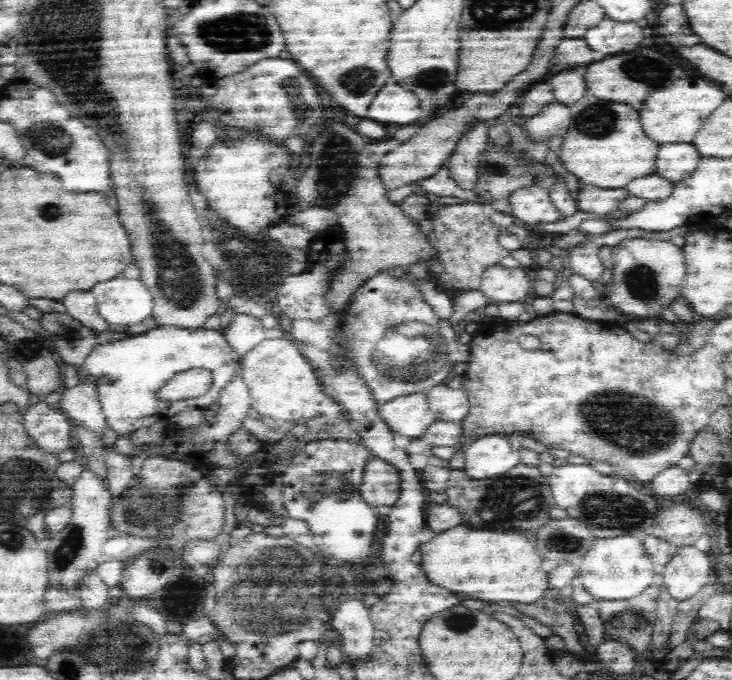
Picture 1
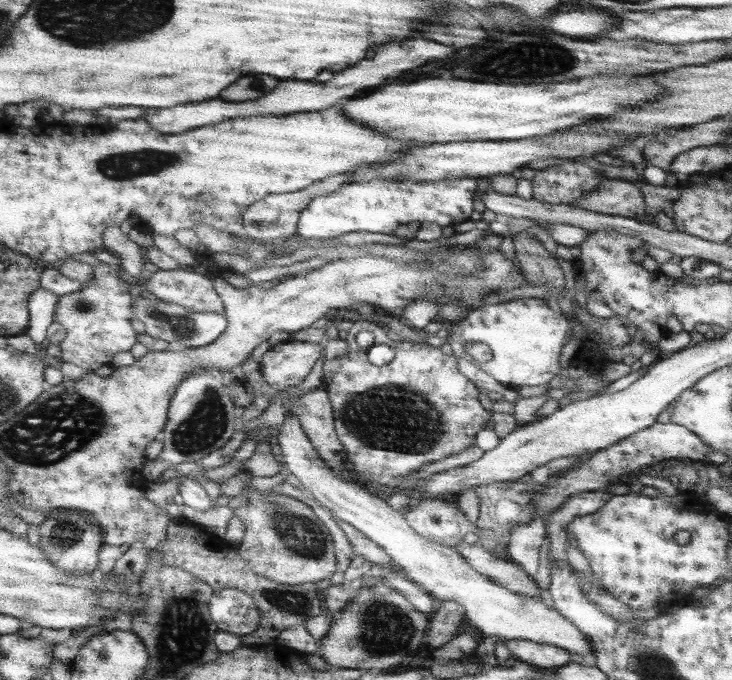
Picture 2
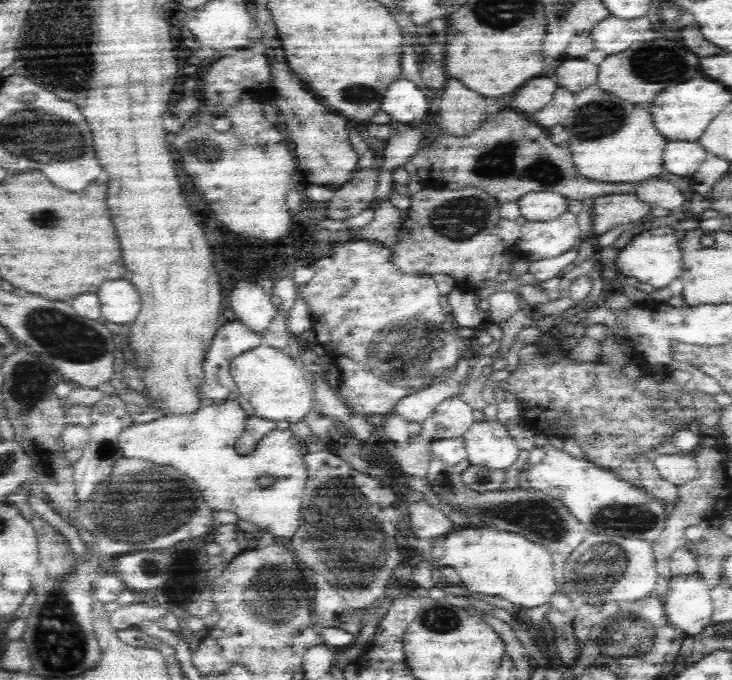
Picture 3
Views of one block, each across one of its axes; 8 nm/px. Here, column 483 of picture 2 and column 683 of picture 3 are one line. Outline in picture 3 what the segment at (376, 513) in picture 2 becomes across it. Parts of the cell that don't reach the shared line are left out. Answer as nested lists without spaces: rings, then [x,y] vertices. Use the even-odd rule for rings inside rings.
[[[673,576],[662,601],[666,622],[684,637],[693,637],[712,626],[711,589],[699,577]]]

